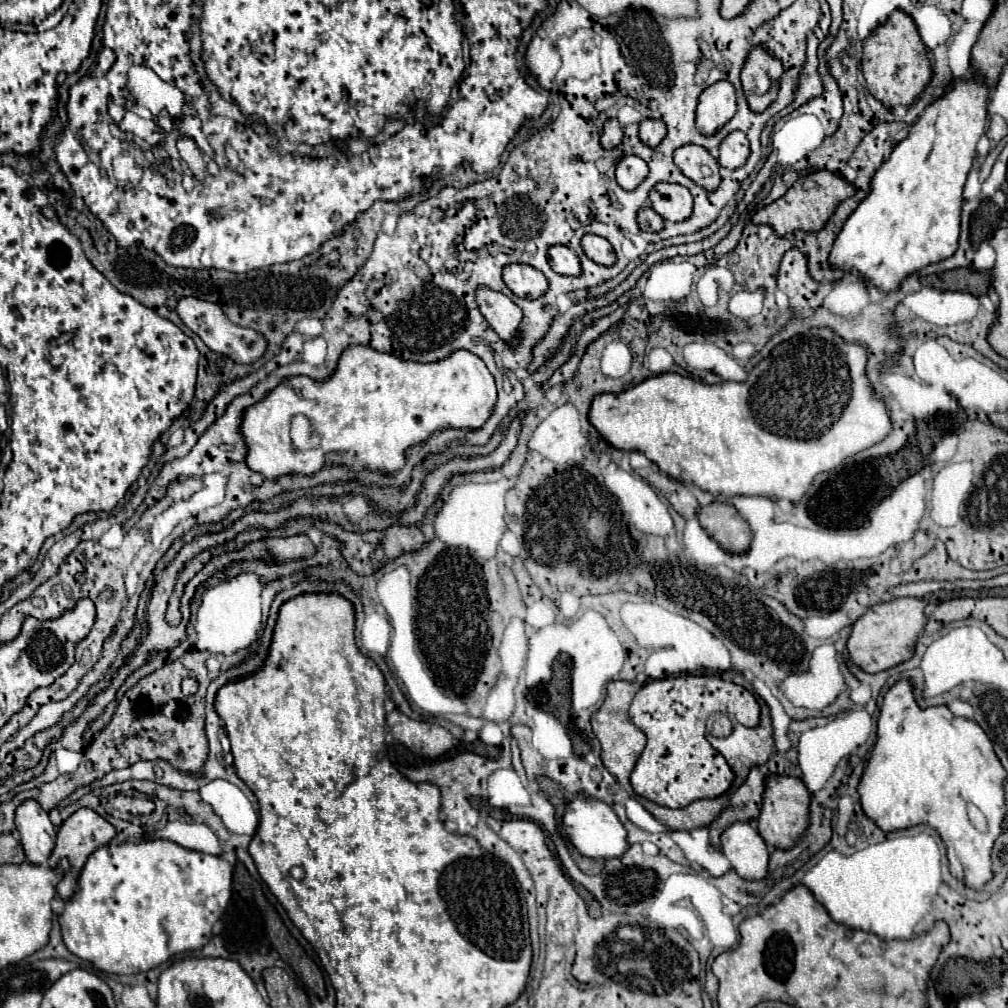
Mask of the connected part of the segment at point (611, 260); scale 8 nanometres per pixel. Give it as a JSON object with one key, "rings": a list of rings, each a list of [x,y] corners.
{"rings":[[[585,235],[581,239],[581,245],[583,245],[583,251],[589,259],[593,259],[595,263],[599,265],[605,265],[605,267],[611,267],[615,265],[617,257],[615,257],[615,251],[613,247],[609,245],[607,239],[599,237],[599,235]]]}

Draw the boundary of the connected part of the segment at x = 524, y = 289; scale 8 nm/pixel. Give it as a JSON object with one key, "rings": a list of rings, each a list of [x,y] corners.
{"rings":[[[521,263],[507,265],[503,271],[503,279],[507,287],[521,299],[537,299],[545,295],[549,289],[545,275],[533,269],[531,265],[521,265]]]}

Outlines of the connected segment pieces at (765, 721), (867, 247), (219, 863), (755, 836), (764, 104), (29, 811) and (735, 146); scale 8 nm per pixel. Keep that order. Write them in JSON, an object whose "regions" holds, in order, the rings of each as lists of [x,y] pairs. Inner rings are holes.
{"regions":[[[[761,699],[761,721],[757,727],[749,729],[736,723],[729,737],[717,739],[713,735],[707,735],[707,741],[711,745],[719,745],[719,753],[727,759],[735,773],[735,785],[741,785],[741,781],[745,781],[745,777],[749,775],[749,769],[767,763],[767,759],[775,751],[767,703]]],[[[981,77],[957,81],[953,91],[935,101],[923,111],[919,121],[911,127],[907,139],[897,143],[891,157],[877,169],[871,191],[863,203],[851,213],[829,255],[829,263],[837,271],[847,271],[871,283],[879,291],[897,291],[905,277],[951,257],[959,245],[959,223],[963,205],[963,185],[977,155],[975,145],[985,133],[987,123],[987,85]]],[[[157,839],[103,845],[85,863],[77,893],[59,917],[67,949],[115,975],[135,975],[167,963],[173,955],[201,949],[231,899],[233,867],[223,857],[187,851]]],[[[735,823],[721,835],[723,855],[729,859],[733,871],[747,879],[757,881],[767,875],[769,851],[761,835],[751,823]]],[[[757,47],[749,53],[747,63],[741,71],[741,81],[747,103],[753,113],[765,111],[777,99],[781,75],[783,75],[781,61],[771,57],[765,49]]],[[[29,799],[17,809],[15,825],[21,835],[21,845],[27,859],[33,865],[43,865],[49,859],[57,837],[57,829],[53,827],[49,815],[37,801]]],[[[741,131],[729,133],[719,145],[719,165],[727,169],[739,169],[749,157],[749,139]]]]}

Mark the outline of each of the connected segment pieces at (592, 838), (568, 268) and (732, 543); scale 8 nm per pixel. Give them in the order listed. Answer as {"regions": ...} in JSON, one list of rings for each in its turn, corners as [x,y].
{"regions":[[[[577,795],[569,799],[565,815],[563,815],[563,827],[571,843],[577,847],[581,855],[587,855],[593,859],[613,859],[613,857],[623,857],[629,849],[627,829],[619,821],[615,811],[603,801],[587,799],[585,795]]],[[[555,245],[549,249],[549,265],[555,273],[565,275],[565,277],[581,275],[581,263],[579,263],[577,253],[573,253],[573,249],[563,247],[563,245]]],[[[715,501],[699,509],[701,527],[729,553],[747,553],[753,533],[749,523],[729,503]]]]}

